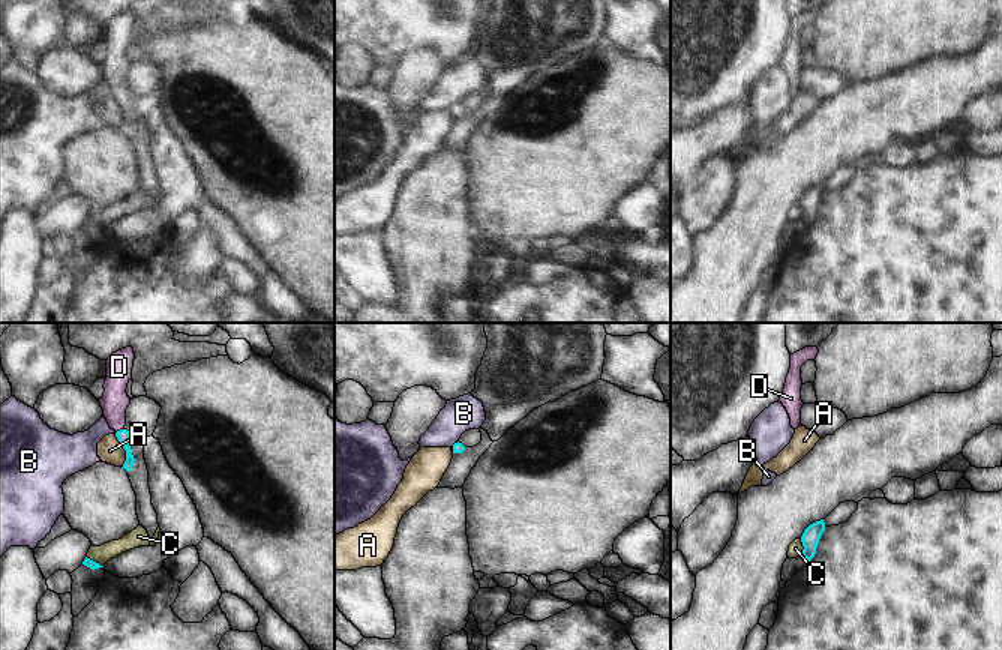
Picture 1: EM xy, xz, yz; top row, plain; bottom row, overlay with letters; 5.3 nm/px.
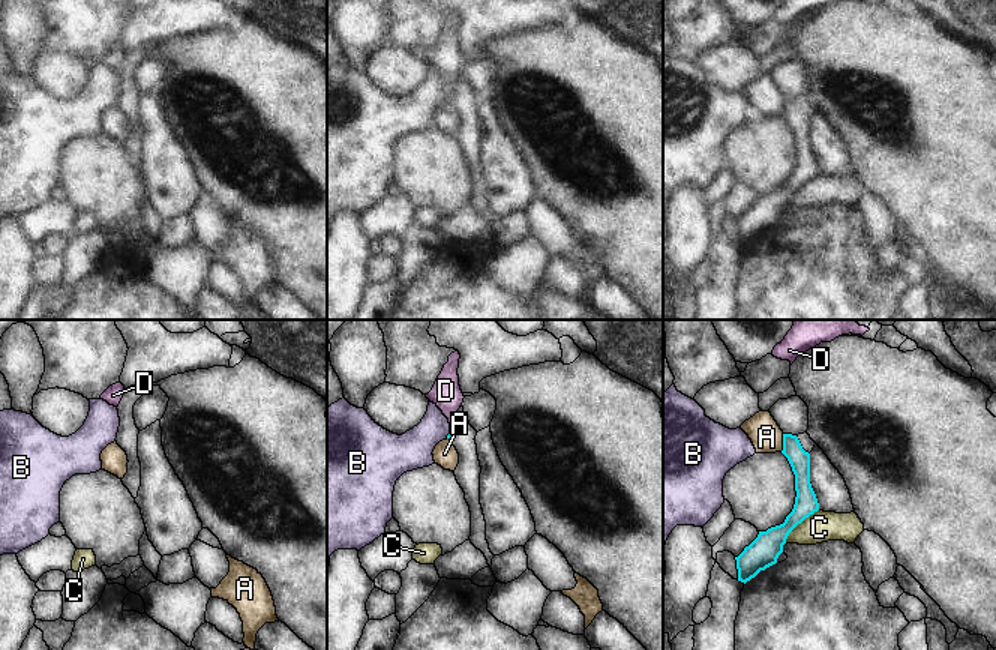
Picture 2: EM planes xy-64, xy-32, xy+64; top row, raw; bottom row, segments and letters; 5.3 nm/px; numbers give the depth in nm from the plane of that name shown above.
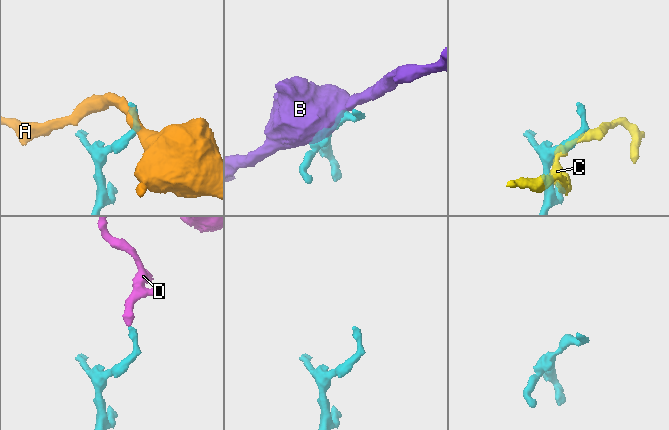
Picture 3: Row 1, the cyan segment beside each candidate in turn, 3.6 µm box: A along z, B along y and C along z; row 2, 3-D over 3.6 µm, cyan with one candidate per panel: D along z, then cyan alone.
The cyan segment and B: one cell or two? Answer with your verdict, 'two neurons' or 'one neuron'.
two neurons

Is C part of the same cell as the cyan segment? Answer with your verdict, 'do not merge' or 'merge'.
do not merge

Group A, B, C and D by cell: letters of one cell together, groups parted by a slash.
A / B / C / D

